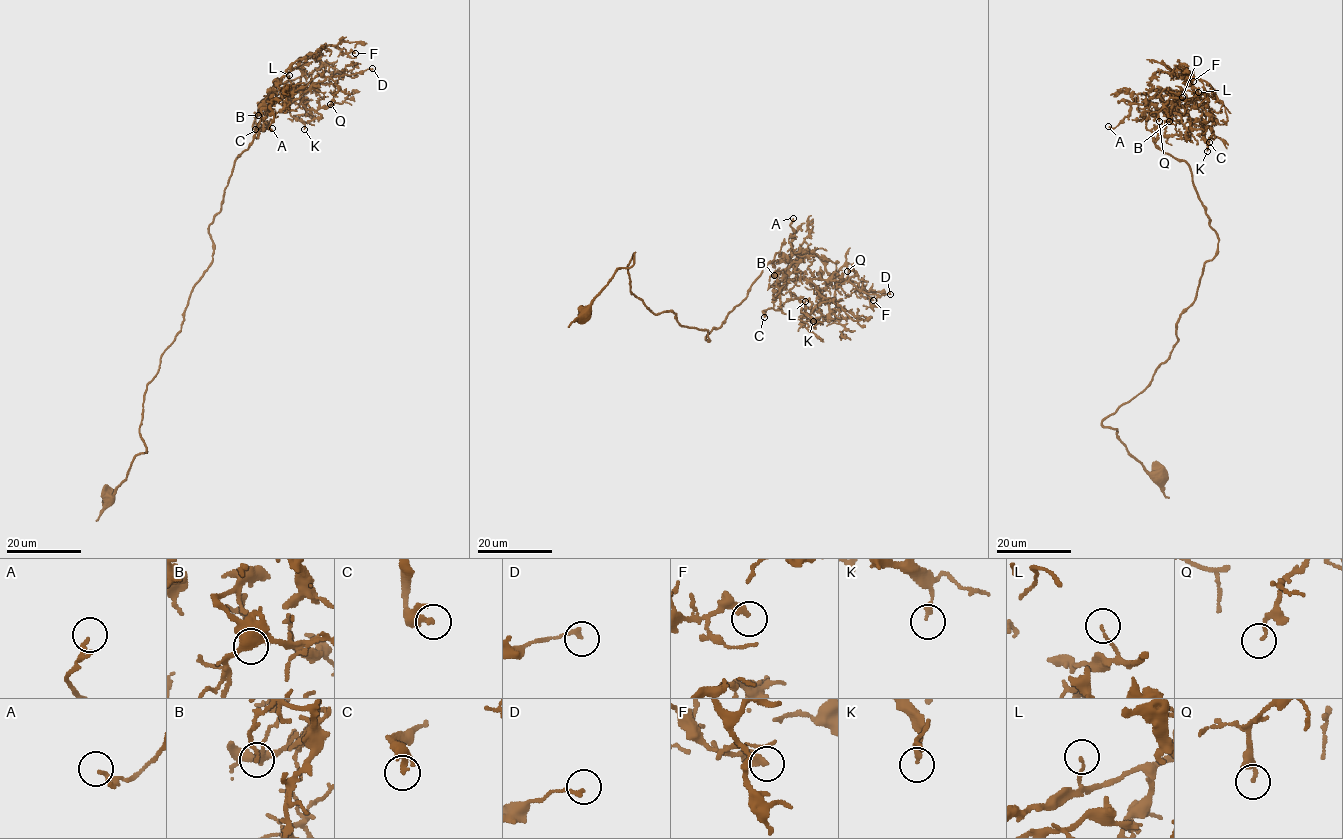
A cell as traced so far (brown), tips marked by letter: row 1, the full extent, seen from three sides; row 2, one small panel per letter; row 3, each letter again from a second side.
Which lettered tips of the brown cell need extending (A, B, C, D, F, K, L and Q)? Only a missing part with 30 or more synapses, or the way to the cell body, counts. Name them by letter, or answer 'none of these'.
none of these

